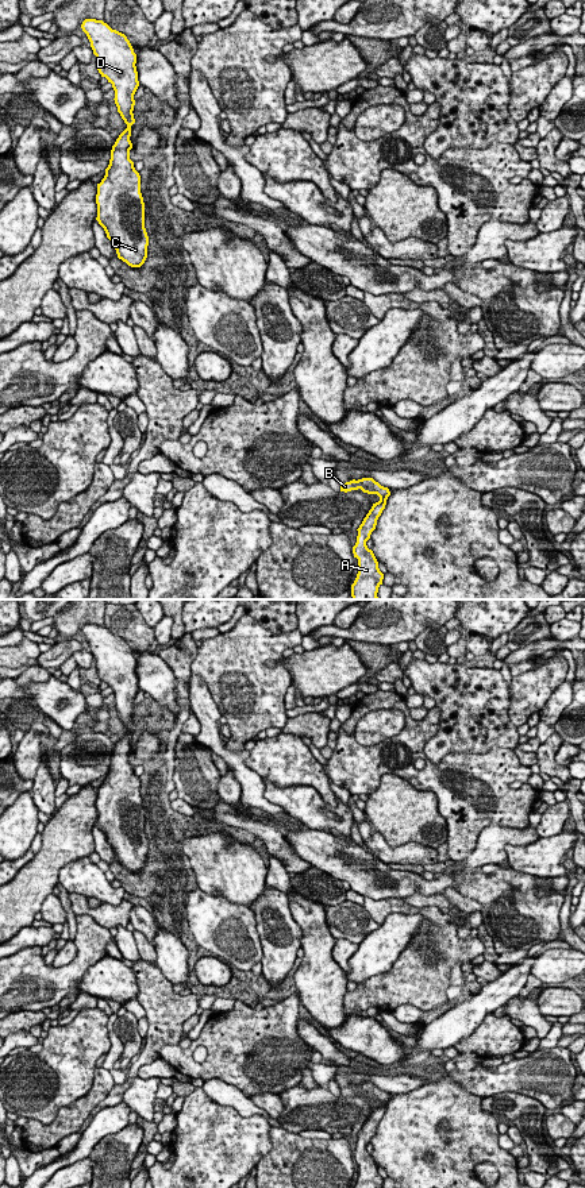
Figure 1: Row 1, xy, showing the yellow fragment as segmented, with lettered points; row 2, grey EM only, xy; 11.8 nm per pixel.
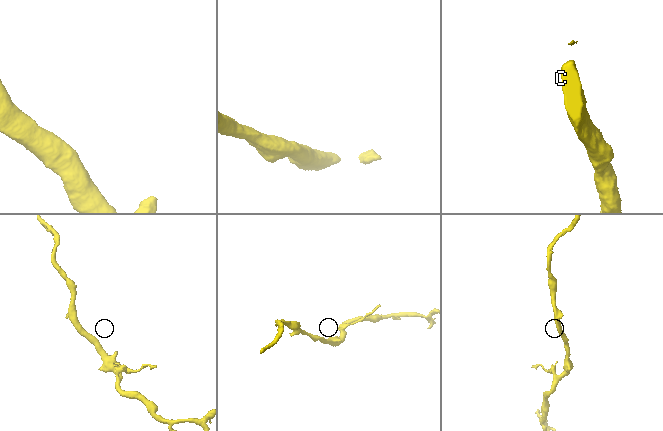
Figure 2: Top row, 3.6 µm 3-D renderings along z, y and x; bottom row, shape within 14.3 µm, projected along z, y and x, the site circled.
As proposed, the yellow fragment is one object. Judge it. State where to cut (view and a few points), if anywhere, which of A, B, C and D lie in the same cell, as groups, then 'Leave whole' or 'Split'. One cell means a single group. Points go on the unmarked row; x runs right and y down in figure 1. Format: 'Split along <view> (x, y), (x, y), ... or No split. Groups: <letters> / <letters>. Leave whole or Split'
No split. Groups: A B C D. Leave whole

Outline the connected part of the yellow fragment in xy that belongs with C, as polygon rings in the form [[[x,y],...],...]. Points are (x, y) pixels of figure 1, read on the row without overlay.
[[[85,624],[81,633],[96,660],[99,678],[112,688],[118,717],[127,729],[112,751],[105,780],[97,788],[96,825],[104,833],[118,863],[131,872],[141,872],[147,863],[149,841],[141,780],[130,764],[131,730],[135,728],[134,699],[139,691],[136,659],[127,641],[103,625]]]

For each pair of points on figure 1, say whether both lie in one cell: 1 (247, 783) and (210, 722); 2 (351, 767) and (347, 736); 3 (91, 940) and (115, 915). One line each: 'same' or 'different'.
1: same
2: same
3: different

